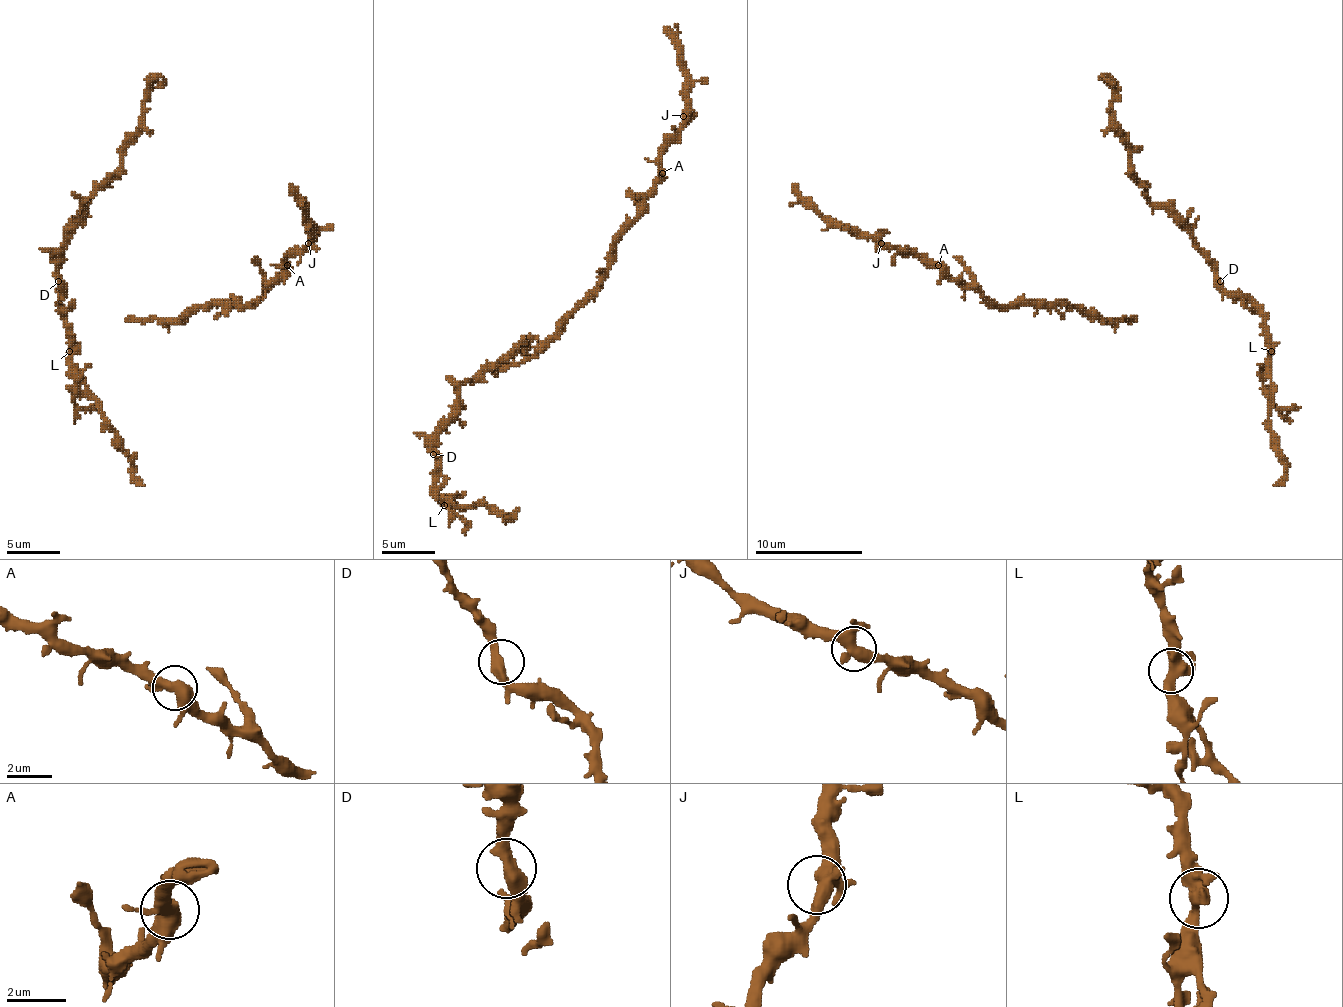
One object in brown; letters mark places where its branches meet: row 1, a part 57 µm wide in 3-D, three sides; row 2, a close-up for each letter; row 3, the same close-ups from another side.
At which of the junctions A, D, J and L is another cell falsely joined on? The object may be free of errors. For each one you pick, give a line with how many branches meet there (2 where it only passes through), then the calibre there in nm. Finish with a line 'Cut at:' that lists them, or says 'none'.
Cut at: none

